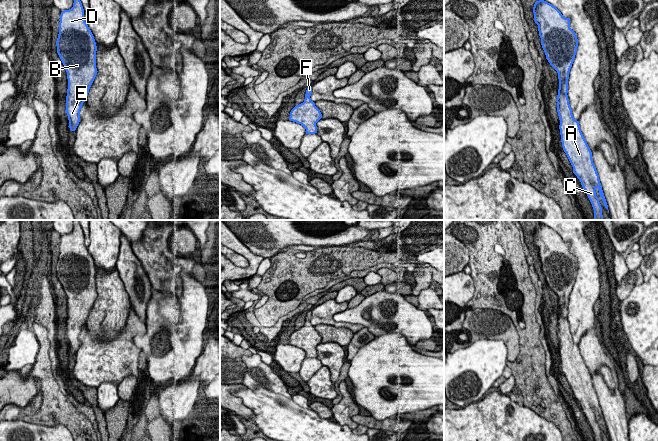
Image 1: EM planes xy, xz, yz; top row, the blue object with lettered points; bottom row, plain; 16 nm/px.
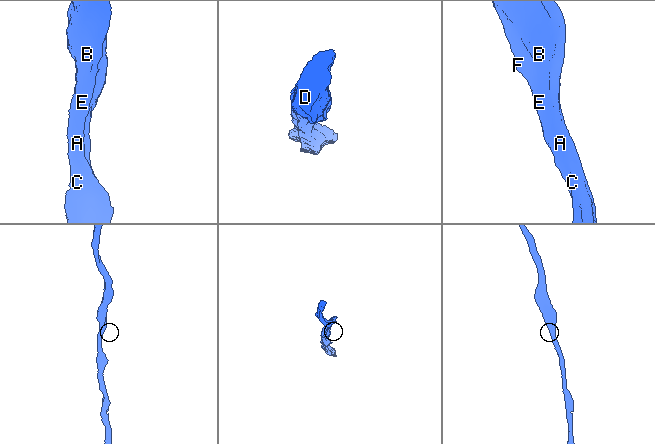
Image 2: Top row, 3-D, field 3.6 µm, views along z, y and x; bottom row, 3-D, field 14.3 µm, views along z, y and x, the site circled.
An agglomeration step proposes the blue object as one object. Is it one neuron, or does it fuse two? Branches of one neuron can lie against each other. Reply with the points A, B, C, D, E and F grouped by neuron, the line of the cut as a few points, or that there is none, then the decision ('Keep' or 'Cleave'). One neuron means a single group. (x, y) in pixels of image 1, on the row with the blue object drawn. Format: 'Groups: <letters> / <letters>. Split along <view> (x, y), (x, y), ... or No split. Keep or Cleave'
Groups: A B C D E F. No split. Keep

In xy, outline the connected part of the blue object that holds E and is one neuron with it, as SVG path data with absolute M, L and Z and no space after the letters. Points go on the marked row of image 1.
M80 0L60 15L57 53L65 67L68 79L66 110L69 128L75 131L80 122L80 110L97 75L94 36L84 20Z

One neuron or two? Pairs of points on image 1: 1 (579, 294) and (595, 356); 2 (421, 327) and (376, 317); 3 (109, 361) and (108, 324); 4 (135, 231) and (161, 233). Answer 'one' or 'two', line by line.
1: two
2: one
3: two
4: two

